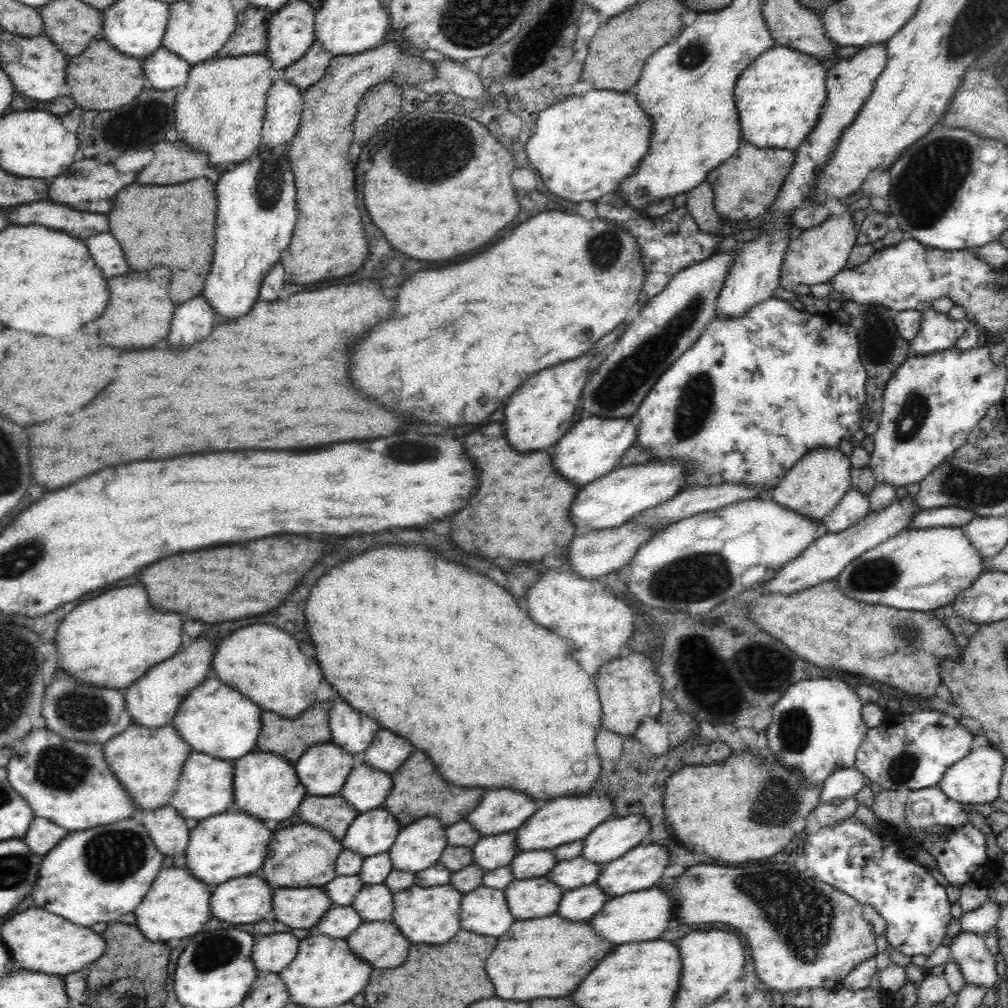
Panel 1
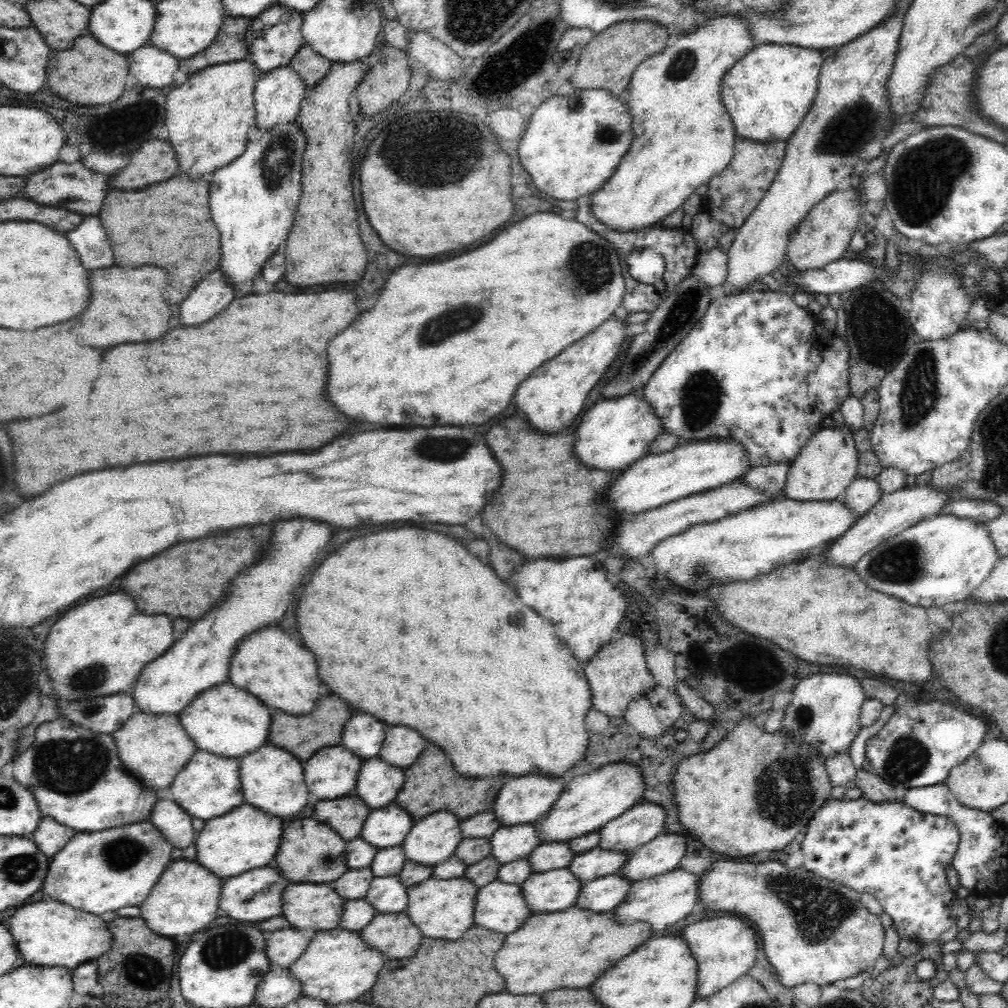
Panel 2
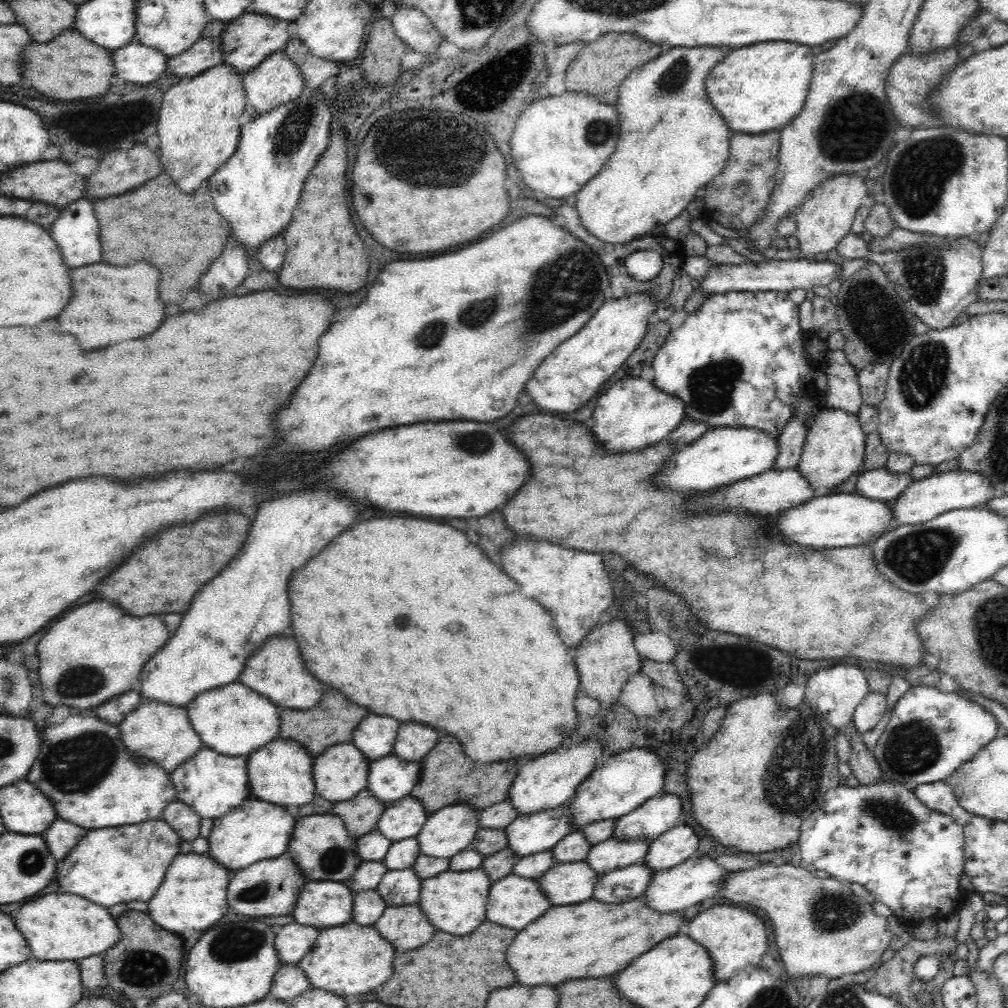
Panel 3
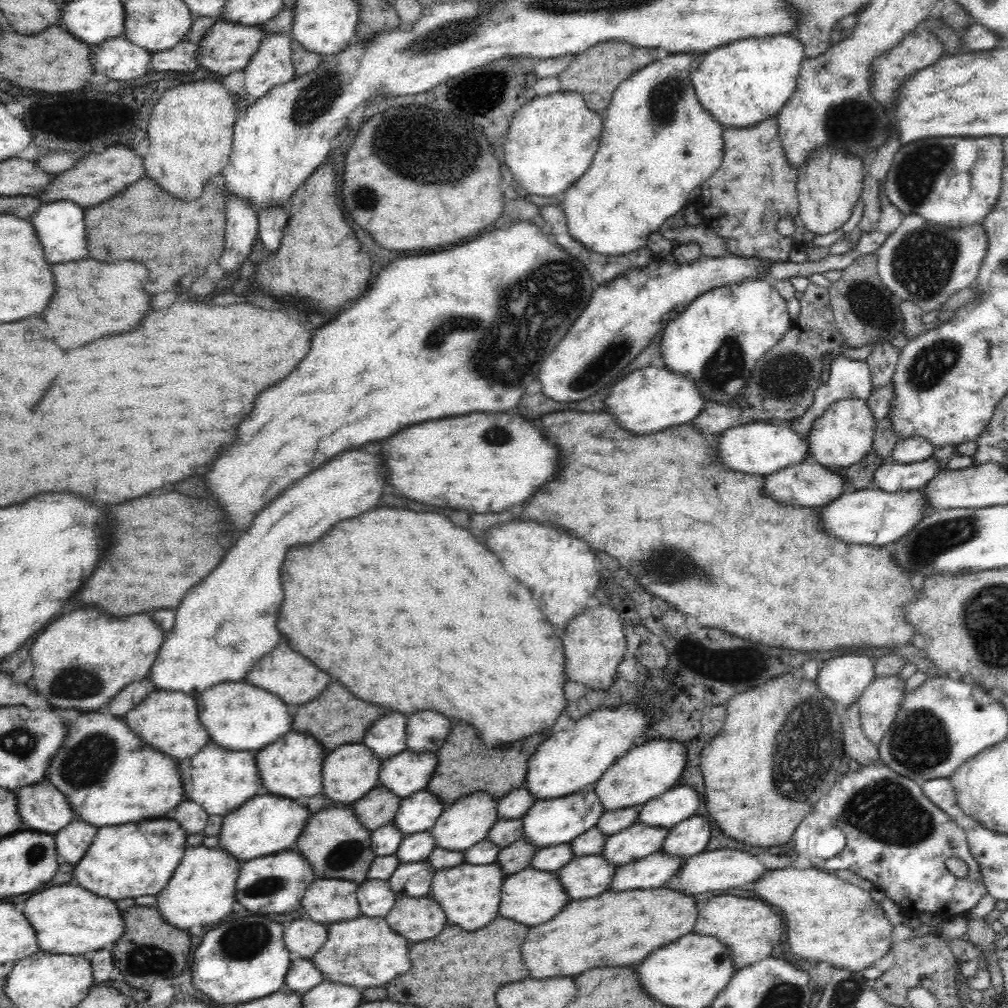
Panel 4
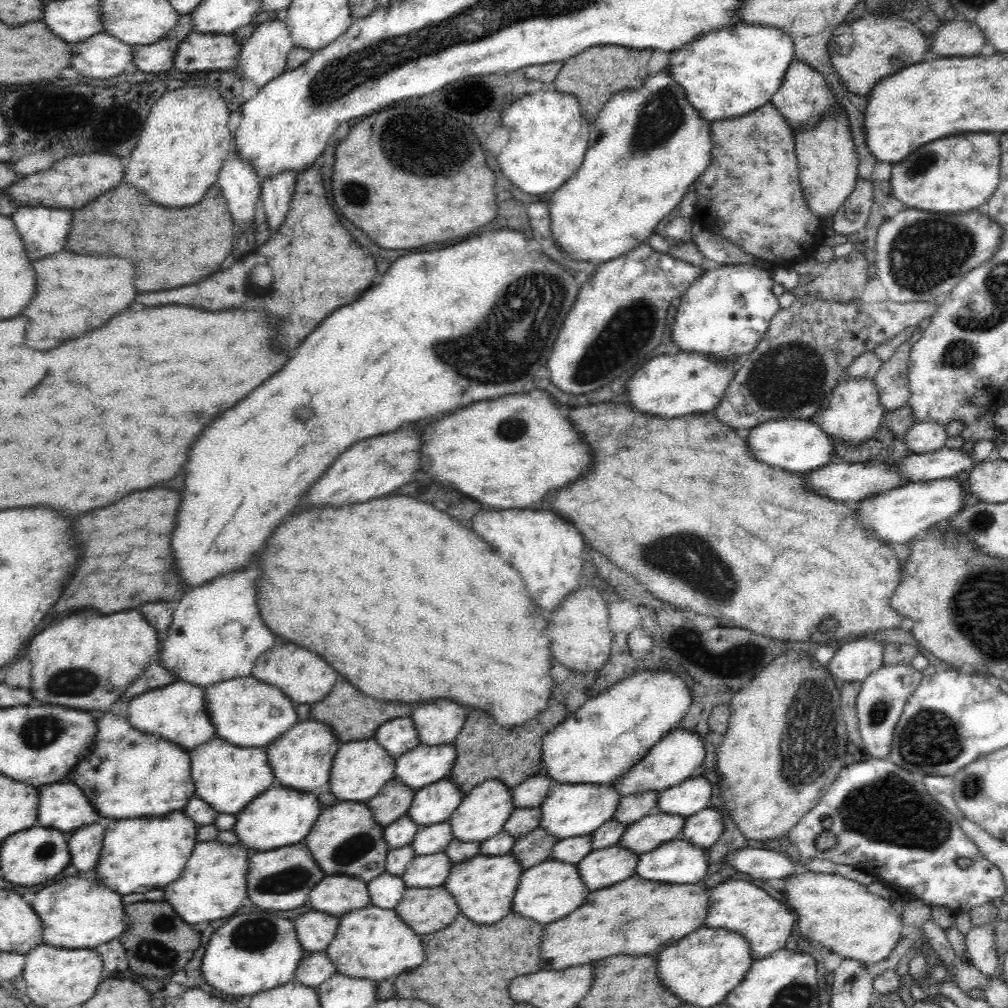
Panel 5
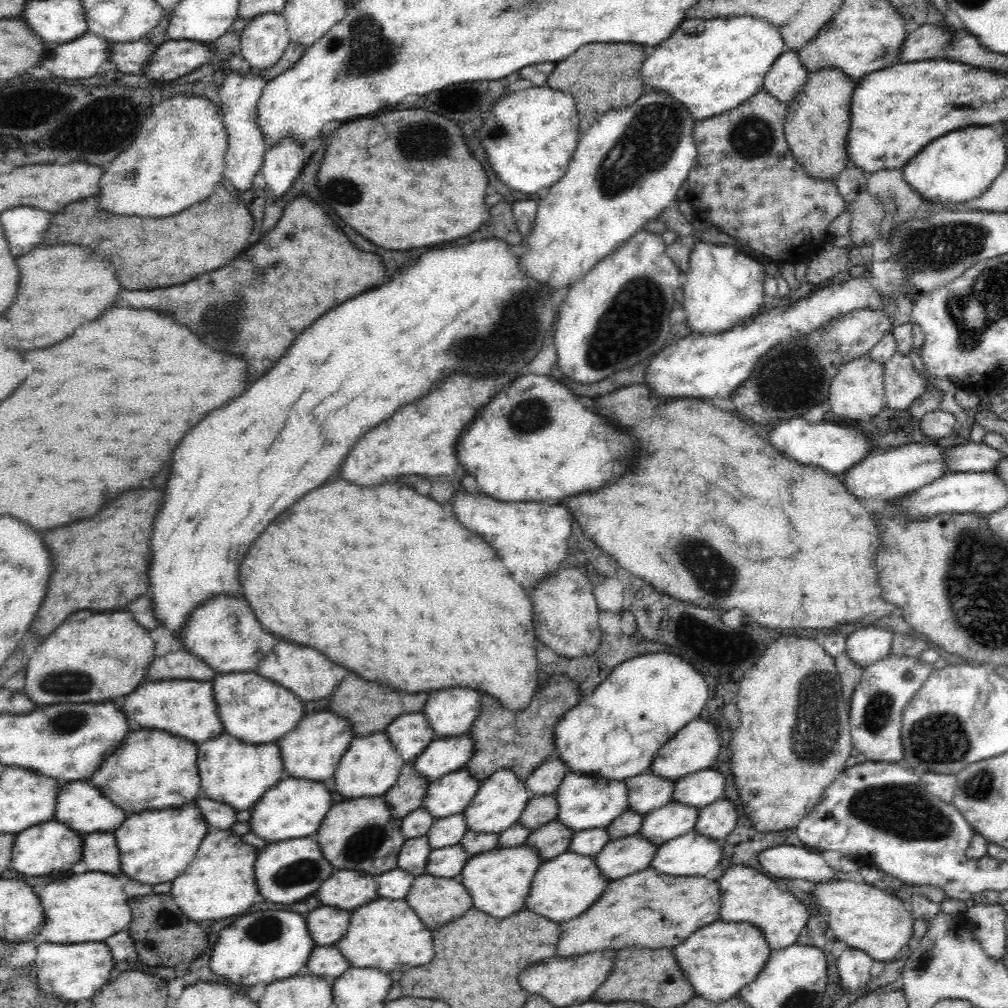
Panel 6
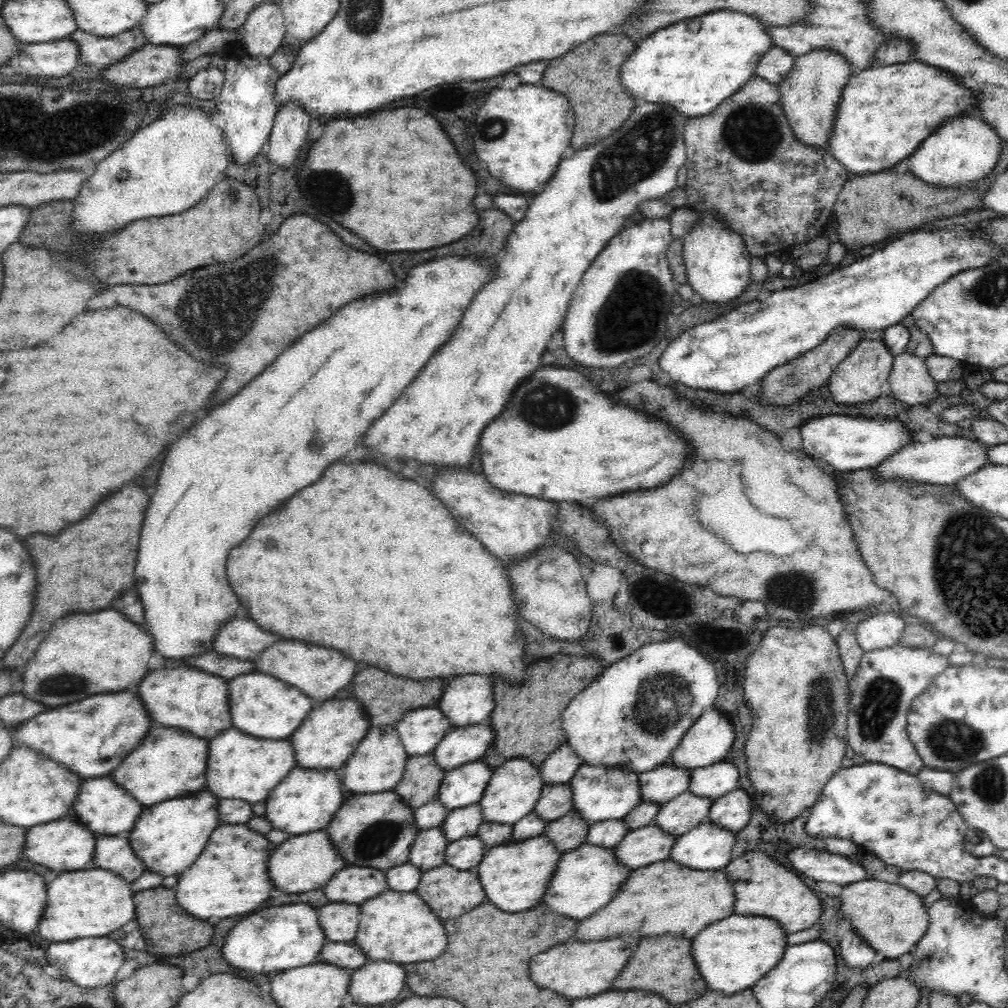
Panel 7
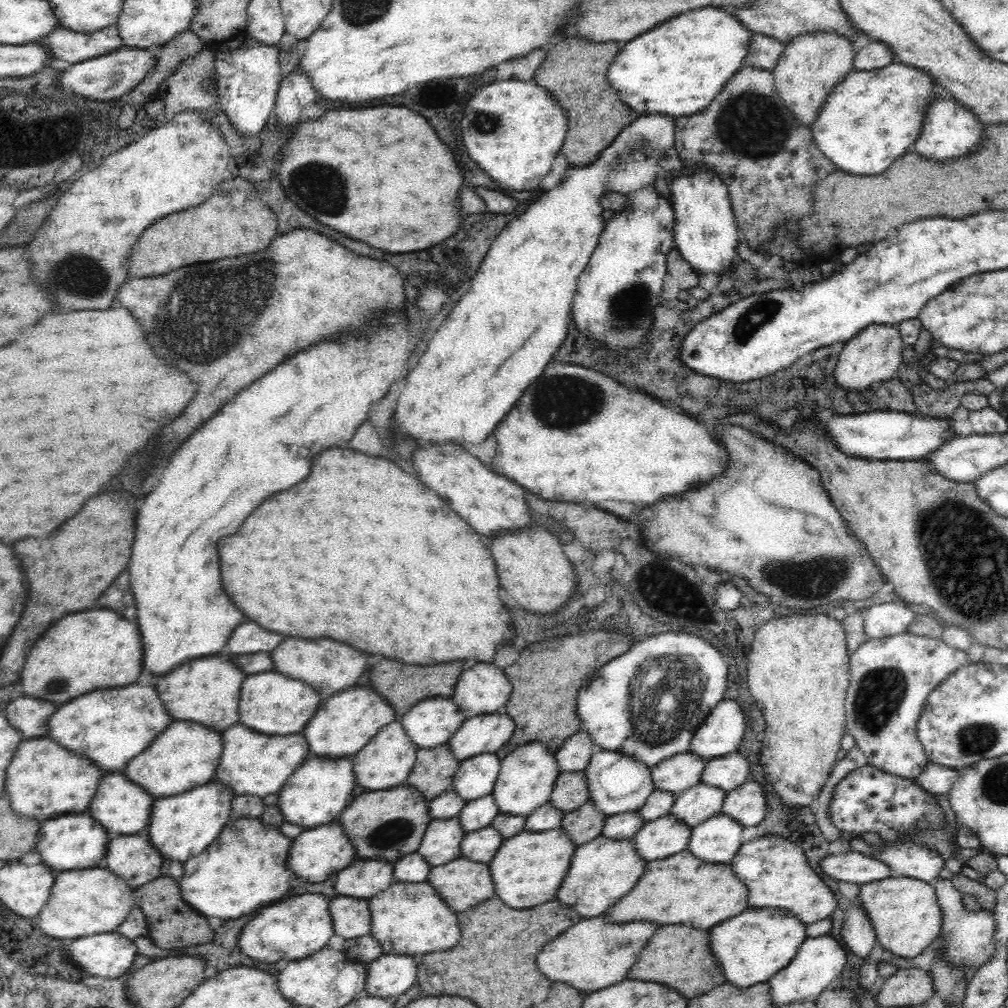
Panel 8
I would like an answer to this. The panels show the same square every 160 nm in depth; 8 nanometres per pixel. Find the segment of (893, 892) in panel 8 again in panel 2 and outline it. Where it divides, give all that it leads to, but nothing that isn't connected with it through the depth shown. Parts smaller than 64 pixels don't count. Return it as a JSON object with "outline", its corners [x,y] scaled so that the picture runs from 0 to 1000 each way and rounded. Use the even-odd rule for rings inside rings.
{"outline":[[[708,855],[698,867],[693,869],[692,891],[697,902],[712,903],[728,907],[740,915],[745,915],[748,924],[754,928],[759,948],[768,960],[778,979],[808,975],[812,978],[822,977],[829,972],[839,972],[866,959],[873,950],[877,937],[877,921],[873,909],[863,906],[853,895],[854,887],[831,875],[810,871],[805,864],[797,861],[784,863],[774,855],[756,857],[734,857],[734,855]]]}

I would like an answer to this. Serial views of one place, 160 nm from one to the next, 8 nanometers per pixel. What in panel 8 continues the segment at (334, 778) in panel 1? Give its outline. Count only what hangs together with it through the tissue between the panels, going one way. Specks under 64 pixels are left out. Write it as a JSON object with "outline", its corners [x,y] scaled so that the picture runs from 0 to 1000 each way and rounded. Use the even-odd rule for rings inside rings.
{"outline":[[[397,714],[379,720],[373,730],[349,752],[352,780],[359,780],[364,785],[380,785],[401,779],[413,755],[414,741],[405,733]]]}

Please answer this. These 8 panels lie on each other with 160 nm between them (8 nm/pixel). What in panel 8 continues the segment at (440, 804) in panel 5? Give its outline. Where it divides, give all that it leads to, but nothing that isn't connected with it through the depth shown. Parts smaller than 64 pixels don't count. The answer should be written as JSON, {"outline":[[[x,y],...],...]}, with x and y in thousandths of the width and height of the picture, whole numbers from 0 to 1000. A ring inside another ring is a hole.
{"outline":[[[491,748],[470,750],[456,757],[446,783],[459,796],[468,796],[488,786],[497,762],[497,754]]]}

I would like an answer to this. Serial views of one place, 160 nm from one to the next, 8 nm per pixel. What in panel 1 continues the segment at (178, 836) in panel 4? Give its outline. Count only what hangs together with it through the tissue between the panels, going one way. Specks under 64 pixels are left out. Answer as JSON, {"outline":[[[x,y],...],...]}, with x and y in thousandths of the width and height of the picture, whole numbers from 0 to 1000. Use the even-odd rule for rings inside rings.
{"outline":[[[125,812],[111,817],[101,817],[81,824],[67,824],[58,837],[42,849],[38,870],[30,888],[34,901],[44,903],[81,920],[90,920],[98,915],[115,916],[119,909],[132,905],[139,897],[147,881],[160,863],[163,848],[153,839],[144,819]]]}

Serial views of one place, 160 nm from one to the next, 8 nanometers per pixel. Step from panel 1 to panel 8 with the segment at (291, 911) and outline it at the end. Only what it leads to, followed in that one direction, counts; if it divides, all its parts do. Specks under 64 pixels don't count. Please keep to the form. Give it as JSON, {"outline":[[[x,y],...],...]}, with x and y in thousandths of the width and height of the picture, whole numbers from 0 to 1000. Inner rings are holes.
{"outline":[[[352,853],[331,871],[336,888],[368,892],[391,876],[390,857],[374,853]]]}

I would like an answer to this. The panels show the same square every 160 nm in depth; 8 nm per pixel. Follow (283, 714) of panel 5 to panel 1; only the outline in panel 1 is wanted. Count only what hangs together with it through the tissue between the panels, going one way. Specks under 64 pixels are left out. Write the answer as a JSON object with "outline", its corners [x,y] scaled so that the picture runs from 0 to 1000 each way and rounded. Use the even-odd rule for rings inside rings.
{"outline":[[[210,669],[181,692],[170,718],[190,746],[233,755],[254,744],[258,702]]]}

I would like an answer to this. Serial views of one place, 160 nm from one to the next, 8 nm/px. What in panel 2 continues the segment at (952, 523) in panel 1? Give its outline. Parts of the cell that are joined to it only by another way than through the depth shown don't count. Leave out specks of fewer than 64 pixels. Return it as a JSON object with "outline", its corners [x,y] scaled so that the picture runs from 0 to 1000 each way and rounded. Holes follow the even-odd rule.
{"outline":[[[954,495],[940,497],[933,504],[932,510],[956,513],[956,515],[964,515],[970,519],[980,519],[994,507],[994,503],[986,500],[986,498]]]}

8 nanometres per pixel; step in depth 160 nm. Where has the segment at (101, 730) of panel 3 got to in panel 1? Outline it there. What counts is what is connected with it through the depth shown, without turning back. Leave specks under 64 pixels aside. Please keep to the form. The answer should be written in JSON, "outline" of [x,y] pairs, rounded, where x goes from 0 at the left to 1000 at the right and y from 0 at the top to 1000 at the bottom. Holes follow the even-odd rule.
{"outline":[[[46,722],[32,723],[22,744],[12,746],[5,764],[10,780],[30,800],[34,811],[45,812],[66,824],[131,813],[136,804],[107,761],[99,738],[63,734]]]}

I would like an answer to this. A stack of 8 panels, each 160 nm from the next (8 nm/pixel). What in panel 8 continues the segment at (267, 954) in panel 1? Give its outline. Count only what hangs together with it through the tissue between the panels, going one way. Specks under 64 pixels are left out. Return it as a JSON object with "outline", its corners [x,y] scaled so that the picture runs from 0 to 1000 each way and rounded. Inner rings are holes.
{"outline":[[[335,888],[325,894],[325,904],[333,929],[352,932],[367,925],[365,893]]]}

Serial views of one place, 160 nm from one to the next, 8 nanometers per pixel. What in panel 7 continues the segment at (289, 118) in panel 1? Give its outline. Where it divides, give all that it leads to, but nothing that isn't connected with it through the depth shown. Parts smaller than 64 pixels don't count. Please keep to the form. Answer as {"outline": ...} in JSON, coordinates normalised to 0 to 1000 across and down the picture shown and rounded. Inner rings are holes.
{"outline":[[[262,3],[248,11],[235,30],[234,43],[242,47],[248,57],[262,56],[267,59],[278,48],[284,34],[279,5]]]}

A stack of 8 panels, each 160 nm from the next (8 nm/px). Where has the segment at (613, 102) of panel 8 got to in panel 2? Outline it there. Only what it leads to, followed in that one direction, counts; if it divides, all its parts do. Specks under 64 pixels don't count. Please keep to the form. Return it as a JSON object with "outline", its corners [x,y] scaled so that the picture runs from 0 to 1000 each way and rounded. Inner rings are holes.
{"outline":[[[617,20],[598,30],[597,34],[590,34],[575,55],[575,62],[566,75],[567,83],[575,89],[600,88],[613,96],[623,87],[633,64],[664,45],[662,28],[663,26],[651,24],[647,20]]]}

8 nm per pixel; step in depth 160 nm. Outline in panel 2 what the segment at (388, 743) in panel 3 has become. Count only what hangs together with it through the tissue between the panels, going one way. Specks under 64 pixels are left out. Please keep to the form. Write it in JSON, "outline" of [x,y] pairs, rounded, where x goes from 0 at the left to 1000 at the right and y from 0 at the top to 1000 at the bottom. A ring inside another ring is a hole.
{"outline":[[[351,704],[339,720],[338,739],[357,753],[372,752],[379,743],[385,720],[363,707]]]}

